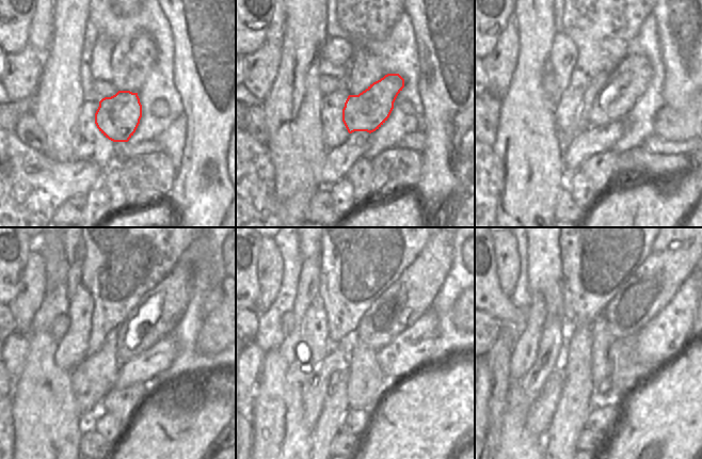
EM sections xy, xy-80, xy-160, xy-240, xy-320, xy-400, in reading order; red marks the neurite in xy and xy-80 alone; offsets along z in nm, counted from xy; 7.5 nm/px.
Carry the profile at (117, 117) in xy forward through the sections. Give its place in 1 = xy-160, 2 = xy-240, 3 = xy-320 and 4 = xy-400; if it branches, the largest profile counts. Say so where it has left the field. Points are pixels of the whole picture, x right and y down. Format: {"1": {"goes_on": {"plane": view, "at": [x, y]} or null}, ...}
{"1": {"goes_on": {"plane": "xy-160", "at": [625, 84]}}, "2": {"goes_on": {"plane": "xy-240", "at": [159, 311]}}, "3": {"goes_on": {"plane": "xy-320", "at": [400, 305]}}, "4": {"goes_on": {"plane": "xy-400", "at": [676, 250]}}}

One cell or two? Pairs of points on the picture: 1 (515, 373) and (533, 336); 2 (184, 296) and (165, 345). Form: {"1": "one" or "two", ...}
{"1": "one", "2": "two"}

